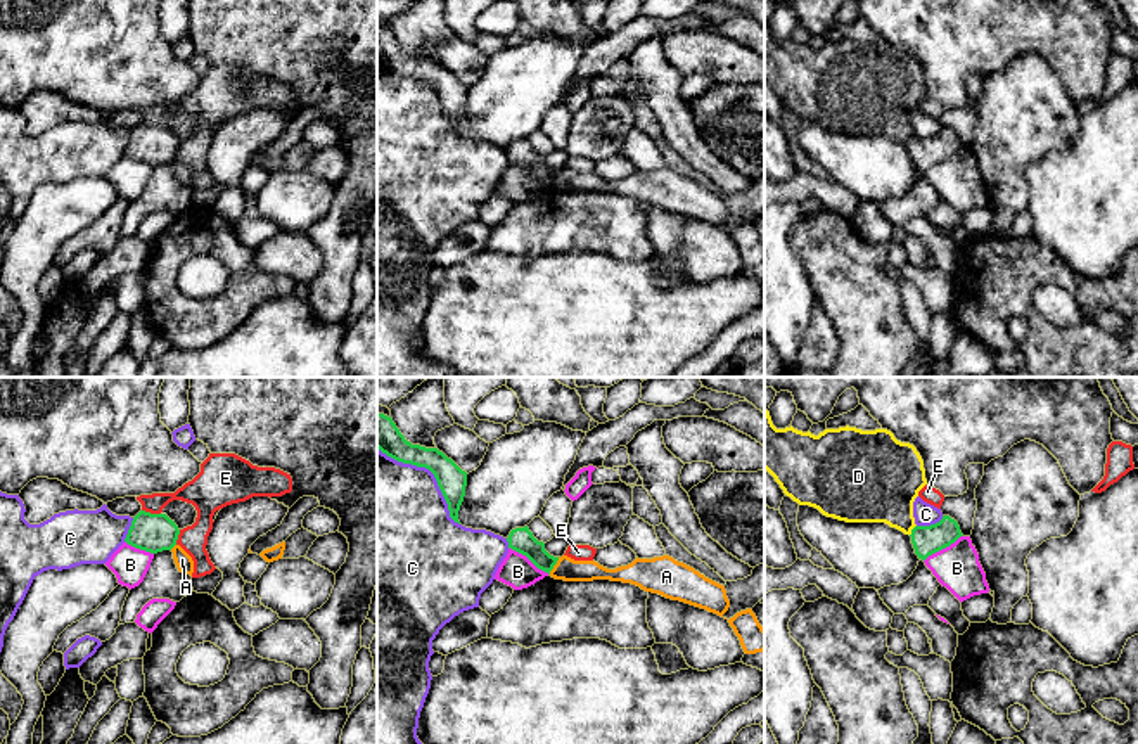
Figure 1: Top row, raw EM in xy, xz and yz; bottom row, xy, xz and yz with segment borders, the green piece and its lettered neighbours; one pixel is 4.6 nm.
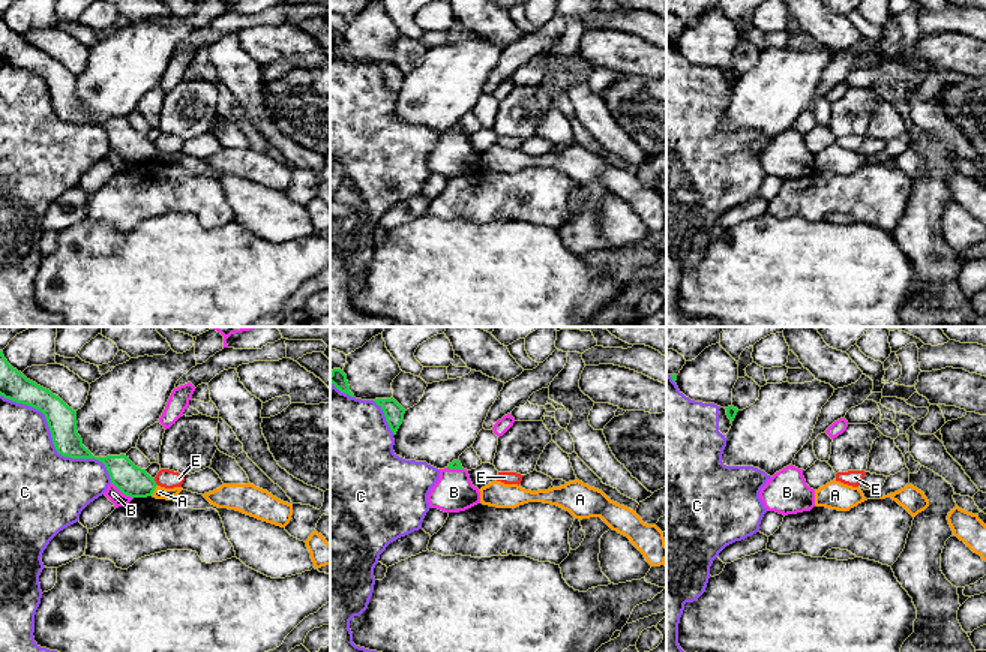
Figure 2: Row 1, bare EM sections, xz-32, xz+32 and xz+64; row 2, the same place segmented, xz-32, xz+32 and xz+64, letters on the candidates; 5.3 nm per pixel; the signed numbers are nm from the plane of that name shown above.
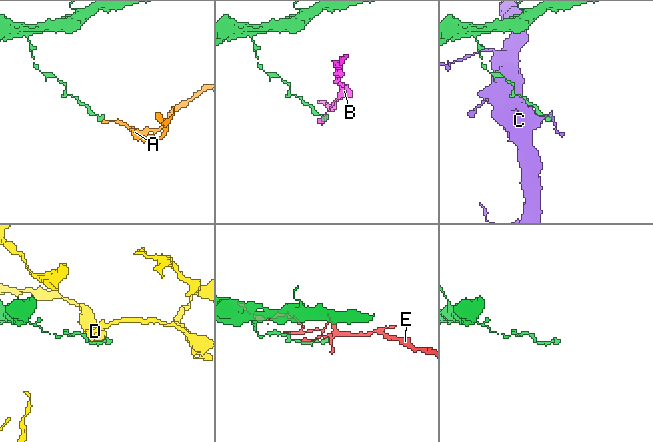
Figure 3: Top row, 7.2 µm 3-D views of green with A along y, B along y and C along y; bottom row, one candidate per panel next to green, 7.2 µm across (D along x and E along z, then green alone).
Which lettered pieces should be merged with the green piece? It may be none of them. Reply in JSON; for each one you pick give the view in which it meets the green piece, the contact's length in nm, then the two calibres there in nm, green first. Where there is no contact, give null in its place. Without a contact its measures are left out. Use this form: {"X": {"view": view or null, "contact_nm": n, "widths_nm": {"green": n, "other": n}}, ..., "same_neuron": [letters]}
{"same_neuron": []}

